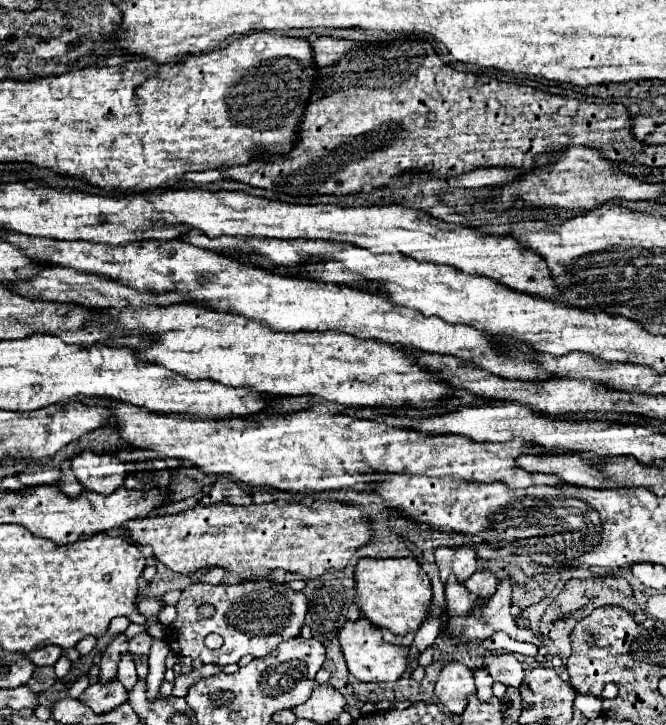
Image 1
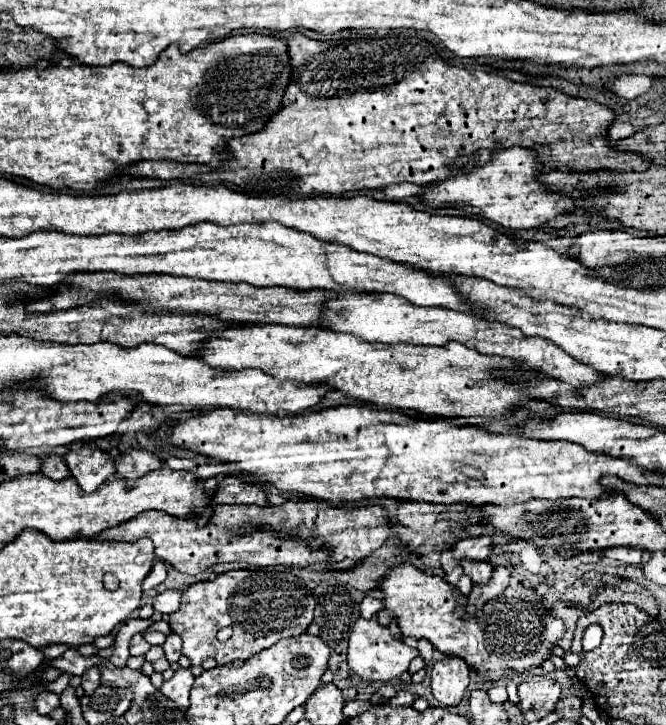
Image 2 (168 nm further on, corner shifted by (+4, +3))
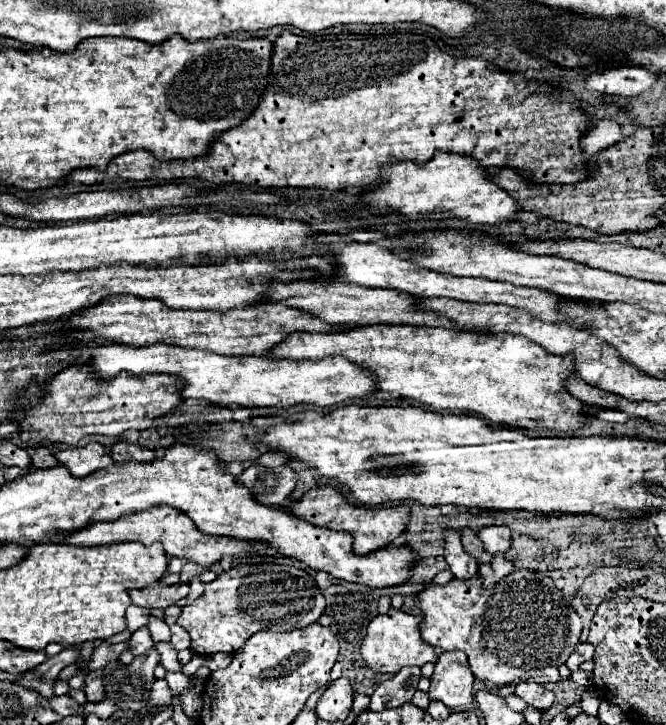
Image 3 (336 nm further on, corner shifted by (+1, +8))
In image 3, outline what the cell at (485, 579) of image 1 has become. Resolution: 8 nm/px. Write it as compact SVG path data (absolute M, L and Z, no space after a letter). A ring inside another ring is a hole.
M468 526L462 528L462 544L464 544L466 552L472 554L478 562L490 562L492 556L484 550L484 544L482 544L482 540L478 538L478 534L476 534L474 530L470 530Z

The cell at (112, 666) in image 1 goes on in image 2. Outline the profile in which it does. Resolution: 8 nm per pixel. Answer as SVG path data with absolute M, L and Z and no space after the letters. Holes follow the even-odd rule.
M95 665L95 667L91 667L89 671L83 673L83 685L81 687L85 689L87 695L91 695L99 685L101 685L101 667Z

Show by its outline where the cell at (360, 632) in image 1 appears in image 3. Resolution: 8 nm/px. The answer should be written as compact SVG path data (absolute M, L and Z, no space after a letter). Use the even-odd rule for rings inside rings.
M390 610L388 614L382 614L374 618L368 626L364 644L362 644L362 656L366 664L382 674L396 674L400 668L406 666L424 666L426 662L438 662L438 654L434 652L434 646L426 644L420 636L420 622L422 616L412 616L402 610Z

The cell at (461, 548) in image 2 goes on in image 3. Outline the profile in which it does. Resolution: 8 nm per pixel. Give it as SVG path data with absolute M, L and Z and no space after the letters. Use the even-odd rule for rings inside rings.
M488 526L482 528L478 532L478 536L482 538L486 550L496 556L496 554L504 554L510 546L512 546L512 536L510 536L510 528L508 526Z

